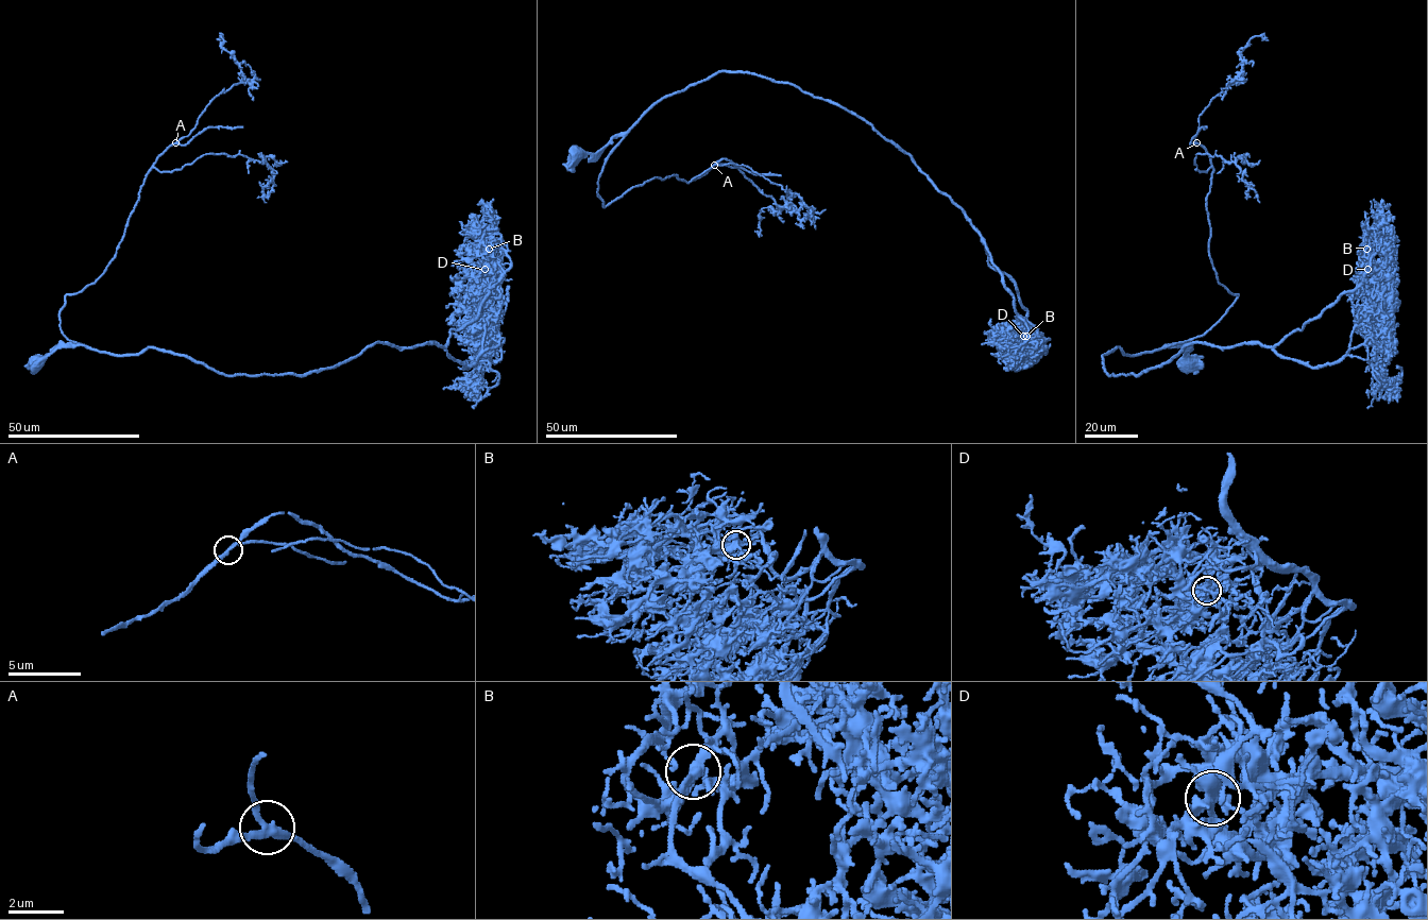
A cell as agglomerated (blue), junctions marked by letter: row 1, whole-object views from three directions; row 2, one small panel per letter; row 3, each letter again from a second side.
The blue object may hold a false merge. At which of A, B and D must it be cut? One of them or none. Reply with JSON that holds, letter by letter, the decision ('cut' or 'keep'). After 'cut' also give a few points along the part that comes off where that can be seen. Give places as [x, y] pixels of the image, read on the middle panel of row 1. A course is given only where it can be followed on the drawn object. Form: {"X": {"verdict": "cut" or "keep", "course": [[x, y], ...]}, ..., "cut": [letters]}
{"A": {"verdict": "keep"}, "B": {"verdict": "keep"}, "D": {"verdict": "cut", "course": [[1022, 337], [1024, 331], [1030, 329], [1015, 327], [1003, 335], [996, 331]]}, "cut": ["D"]}

